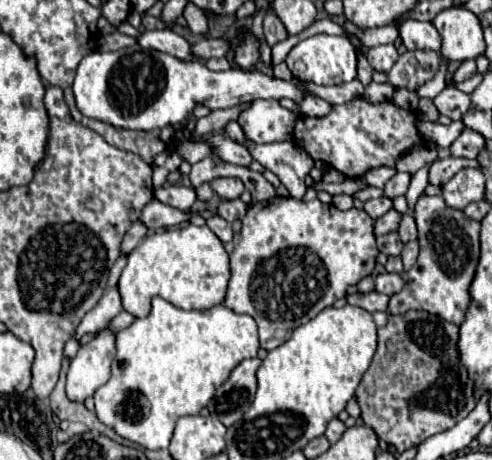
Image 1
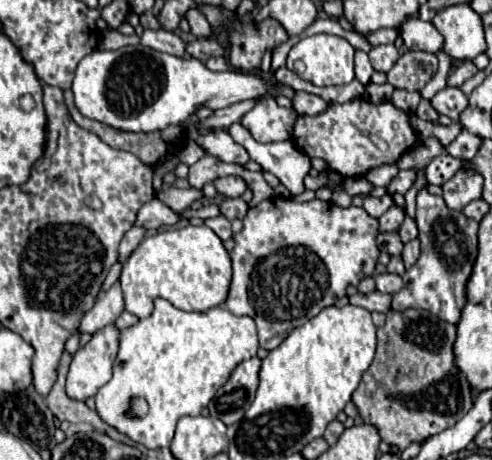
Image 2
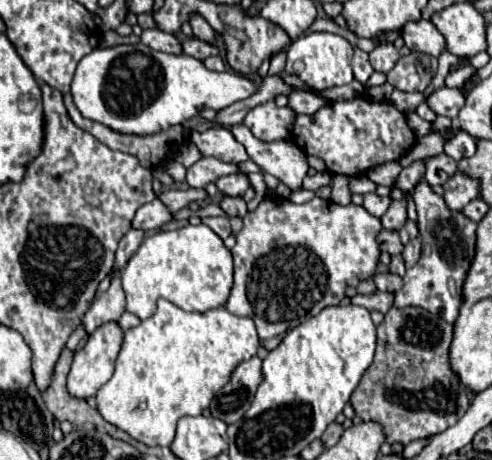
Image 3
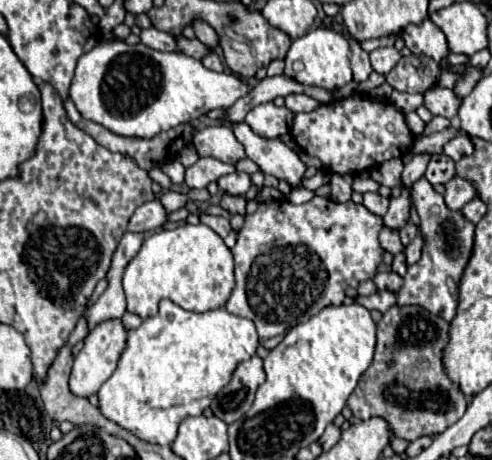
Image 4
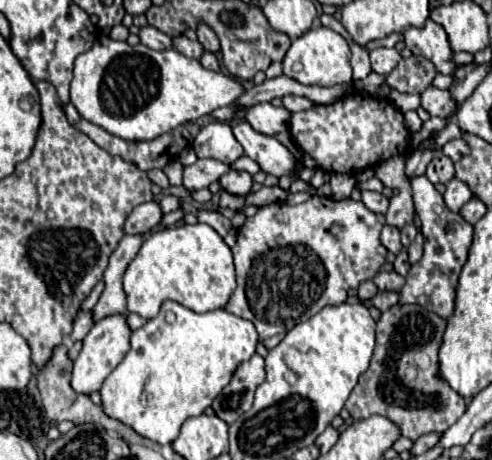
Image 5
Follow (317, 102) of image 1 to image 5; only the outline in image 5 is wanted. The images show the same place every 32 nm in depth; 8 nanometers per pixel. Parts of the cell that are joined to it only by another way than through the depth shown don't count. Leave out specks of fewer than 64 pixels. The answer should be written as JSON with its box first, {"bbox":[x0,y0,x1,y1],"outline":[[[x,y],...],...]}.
{"bbox":[282,96,314,112],"outline":[[[284,96],[284,98],[282,98],[282,106],[284,106],[288,112],[300,112],[300,110],[312,108],[314,104],[312,104],[308,98],[302,98],[302,96]]]}

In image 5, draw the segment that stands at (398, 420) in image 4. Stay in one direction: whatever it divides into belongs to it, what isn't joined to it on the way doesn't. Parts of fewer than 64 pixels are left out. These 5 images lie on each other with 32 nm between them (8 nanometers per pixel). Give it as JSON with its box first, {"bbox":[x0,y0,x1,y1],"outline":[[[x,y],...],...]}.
{"bbox":[344,304,466,440],"outline":[[[396,304],[386,310],[376,322],[376,348],[370,360],[370,368],[360,376],[356,388],[350,392],[344,408],[350,412],[354,420],[370,418],[372,414],[386,416],[394,420],[402,428],[402,436],[418,440],[428,432],[444,432],[448,430],[466,410],[464,398],[454,392],[440,376],[438,376],[438,348],[442,344],[442,334],[446,328],[446,320],[420,308],[418,304]]]}

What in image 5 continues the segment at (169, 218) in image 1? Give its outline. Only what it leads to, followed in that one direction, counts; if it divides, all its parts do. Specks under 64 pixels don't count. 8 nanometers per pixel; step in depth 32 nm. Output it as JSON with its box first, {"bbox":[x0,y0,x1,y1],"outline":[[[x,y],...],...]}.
{"bbox":[124,202,162,234],"outline":[[[146,202],[138,204],[130,214],[128,220],[124,222],[124,232],[126,234],[146,234],[152,232],[162,218],[162,210],[156,202]]]}

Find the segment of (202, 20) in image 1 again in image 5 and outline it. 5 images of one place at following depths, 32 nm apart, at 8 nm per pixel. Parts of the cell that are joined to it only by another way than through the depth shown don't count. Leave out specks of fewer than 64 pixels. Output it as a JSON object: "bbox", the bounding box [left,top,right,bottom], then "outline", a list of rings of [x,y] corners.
{"bbox":[196,24,220,54],"outline":[[[200,24],[196,32],[198,32],[198,40],[206,52],[212,52],[212,54],[220,52],[220,42],[218,42],[218,36],[214,34],[212,28],[208,28],[206,24]]]}

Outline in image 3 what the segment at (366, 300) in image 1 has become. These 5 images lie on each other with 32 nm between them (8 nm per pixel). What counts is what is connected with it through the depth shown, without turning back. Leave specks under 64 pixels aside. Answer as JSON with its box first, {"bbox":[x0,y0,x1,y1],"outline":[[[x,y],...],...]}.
{"bbox":[352,292,394,314],"outline":[[[374,292],[374,294],[368,294],[368,296],[358,294],[358,296],[352,298],[352,304],[364,306],[366,310],[378,310],[378,312],[386,314],[394,304],[394,294],[390,294],[390,292]]]}

